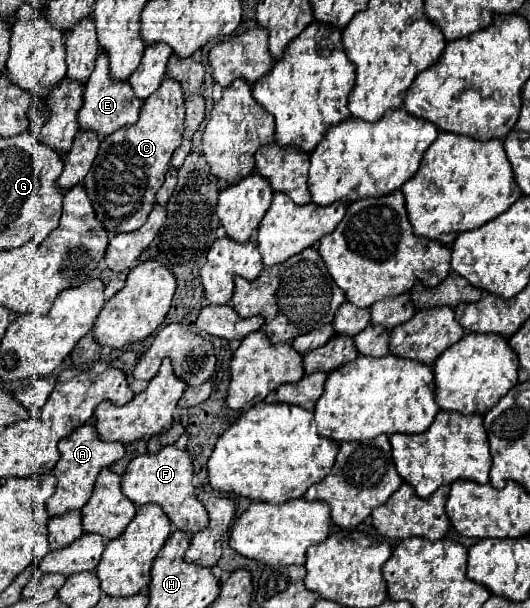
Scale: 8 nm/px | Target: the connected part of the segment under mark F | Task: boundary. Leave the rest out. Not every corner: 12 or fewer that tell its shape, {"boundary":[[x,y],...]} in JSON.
{"boundary":[[189,452],[135,456],[121,490],[163,506],[179,530],[205,528]]}

